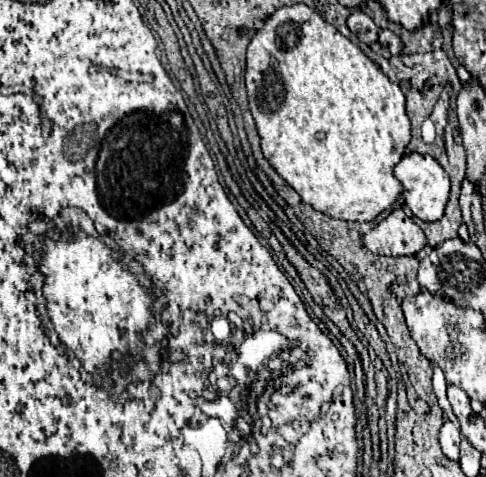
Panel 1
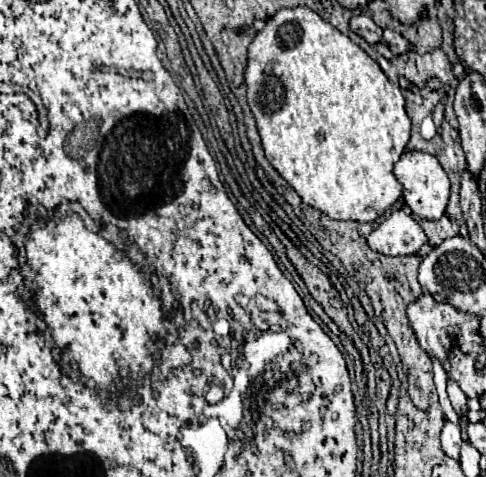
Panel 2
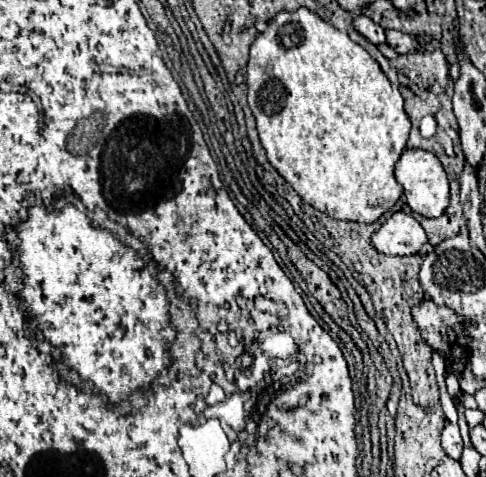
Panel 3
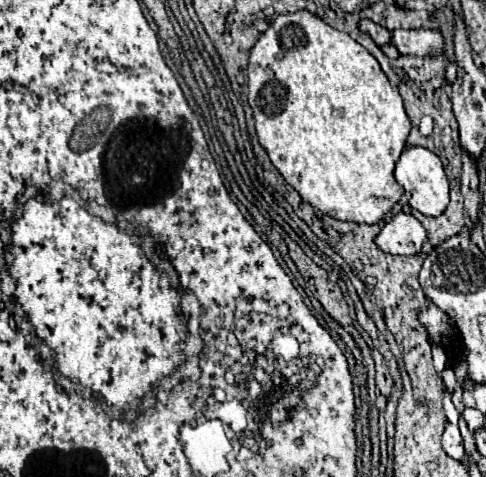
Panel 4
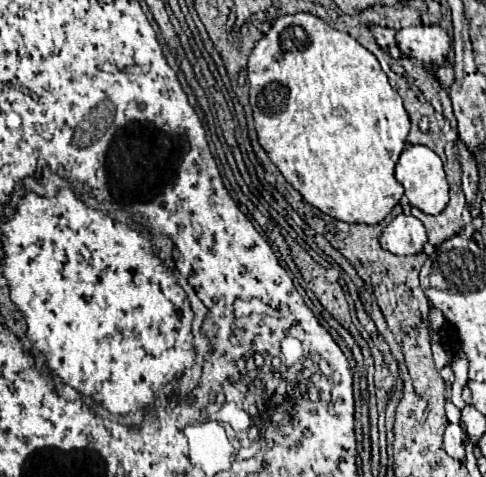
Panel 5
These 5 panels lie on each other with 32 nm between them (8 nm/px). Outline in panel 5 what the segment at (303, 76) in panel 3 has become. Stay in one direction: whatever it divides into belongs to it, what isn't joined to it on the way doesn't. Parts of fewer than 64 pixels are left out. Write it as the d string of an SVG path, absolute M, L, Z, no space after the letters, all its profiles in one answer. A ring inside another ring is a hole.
M310 12L286 14L286 16L276 18L272 22L270 30L256 42L256 46L250 54L250 62L248 62L248 84L250 84L250 106L254 110L254 122L256 122L260 146L268 152L270 160L282 172L286 182L292 184L294 190L298 190L308 204L312 204L314 208L322 210L324 214L328 214L336 220L356 222L356 224L378 224L390 214L390 210L398 204L398 200L404 194L404 188L394 178L394 166L406 144L406 136L410 132L410 120L402 106L400 94L390 86L378 60L364 46L360 46L348 32L338 32L338 30L330 28L326 22L322 22L318 16L312 16Z

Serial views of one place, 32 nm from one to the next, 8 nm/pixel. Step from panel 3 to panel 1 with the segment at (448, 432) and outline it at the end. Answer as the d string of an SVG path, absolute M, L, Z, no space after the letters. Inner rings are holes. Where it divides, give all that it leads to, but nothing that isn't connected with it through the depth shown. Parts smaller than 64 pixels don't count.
M446 420L442 430L440 430L440 446L442 446L442 452L450 458L450 460L458 460L458 446L460 446L460 428L458 424Z

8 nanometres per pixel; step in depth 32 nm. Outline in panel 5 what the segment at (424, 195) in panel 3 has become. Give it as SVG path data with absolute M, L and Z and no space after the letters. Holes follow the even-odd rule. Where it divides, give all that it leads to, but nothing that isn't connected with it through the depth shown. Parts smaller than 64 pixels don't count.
M406 144L402 156L396 164L396 180L404 186L410 206L422 210L424 214L436 216L446 208L446 204L448 204L448 180L446 180L444 168L442 168L442 160L430 148L420 146L420 144L416 144L416 146Z

